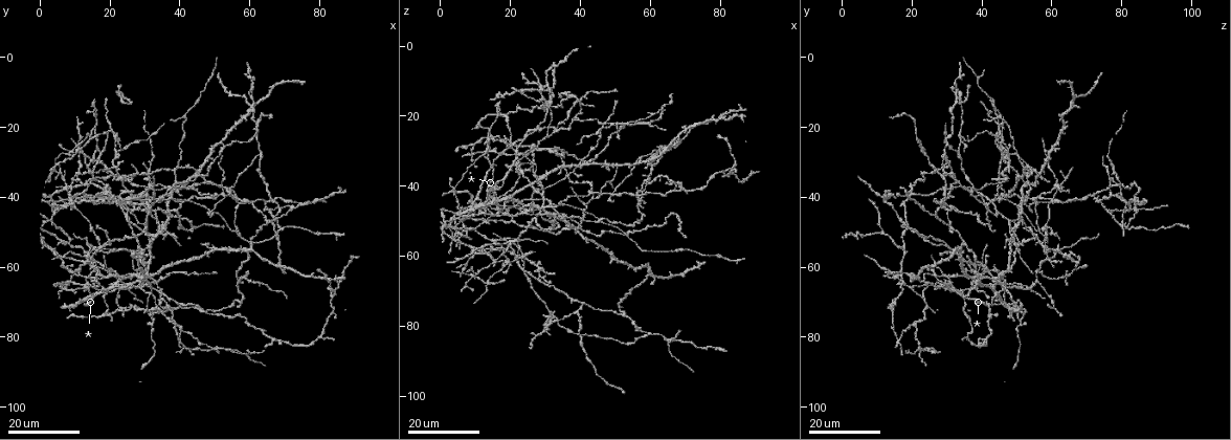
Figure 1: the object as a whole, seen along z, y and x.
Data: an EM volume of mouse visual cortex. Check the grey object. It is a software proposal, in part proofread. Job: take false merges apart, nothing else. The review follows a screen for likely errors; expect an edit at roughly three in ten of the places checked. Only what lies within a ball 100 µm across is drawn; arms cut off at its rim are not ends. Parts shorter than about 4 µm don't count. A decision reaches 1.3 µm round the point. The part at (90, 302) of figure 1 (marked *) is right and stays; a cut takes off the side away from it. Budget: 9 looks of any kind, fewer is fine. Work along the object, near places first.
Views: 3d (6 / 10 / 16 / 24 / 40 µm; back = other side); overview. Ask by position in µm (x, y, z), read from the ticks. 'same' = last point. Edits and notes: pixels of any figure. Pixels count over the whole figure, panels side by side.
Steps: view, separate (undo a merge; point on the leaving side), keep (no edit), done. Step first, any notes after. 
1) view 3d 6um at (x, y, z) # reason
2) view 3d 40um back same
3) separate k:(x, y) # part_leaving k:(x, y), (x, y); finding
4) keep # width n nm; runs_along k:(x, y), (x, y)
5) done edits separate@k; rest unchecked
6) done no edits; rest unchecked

view 3d 16um at (22.0, 63.5, 55.5) # small branch off a trunk

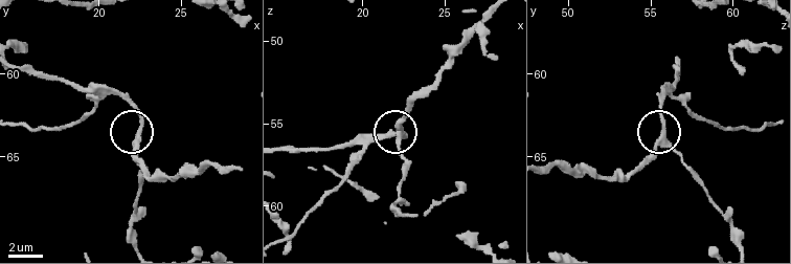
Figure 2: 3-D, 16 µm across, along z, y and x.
view 3d 10um at (22.3, 63.9, 55.9)

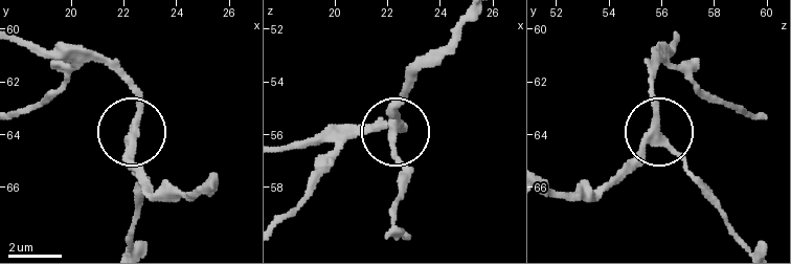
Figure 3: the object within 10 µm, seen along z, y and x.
keep # arms 3; runs_along 3:(469, 21), (397, 102), (394, 156), (401, 188); one cell here

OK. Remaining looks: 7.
view 3d 24um at (18.5, 73.0, 47.5) # side arm on a straight run

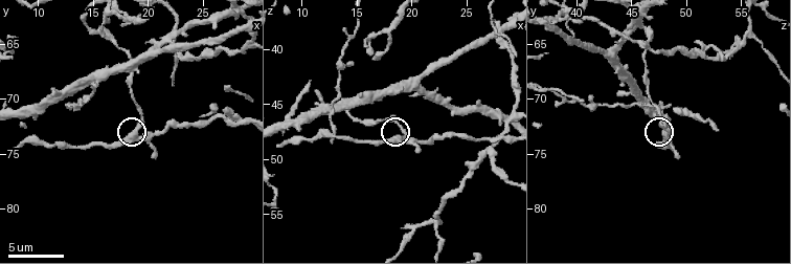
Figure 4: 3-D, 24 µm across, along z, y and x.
view 3d 10um at (18.8, 73.2, 48.2)

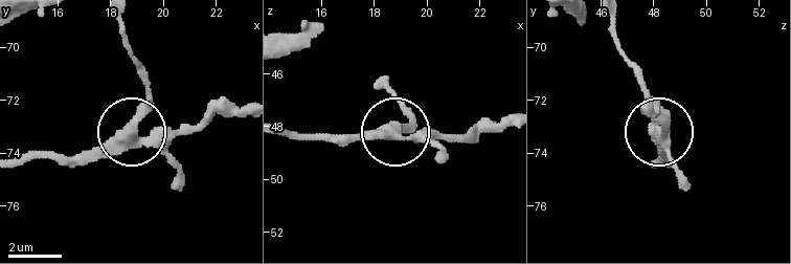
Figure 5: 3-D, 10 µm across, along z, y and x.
view 3d 6um at (18.7, 72.9, 48.1) # zoom in

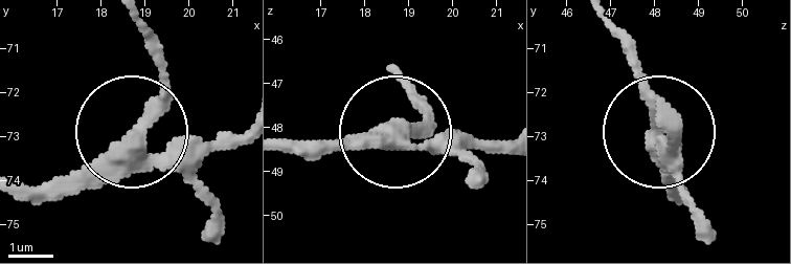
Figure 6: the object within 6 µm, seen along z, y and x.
keep # one cell here

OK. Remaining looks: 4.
view 3d 24um at (39.0, 76.5, 20.5) # four-way junction

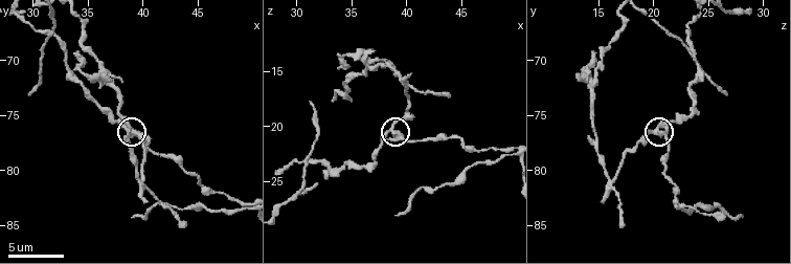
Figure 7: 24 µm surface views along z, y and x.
view 3d 6um at (38.8, 76.4, 20.4)

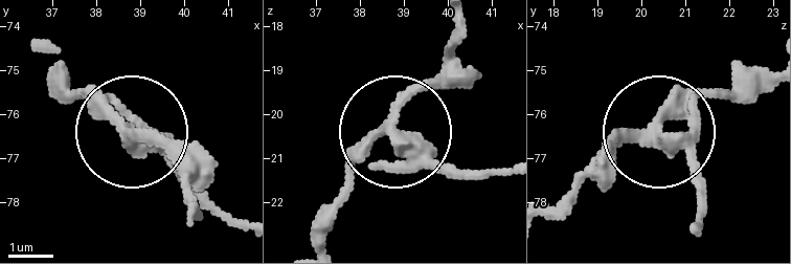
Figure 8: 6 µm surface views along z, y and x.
separate 8:(465, 177) # arms 4; part_leaving 8:(426, 169), (501, 169); two cells meet here

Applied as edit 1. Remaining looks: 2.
done edits separate@8; rest unchecked

